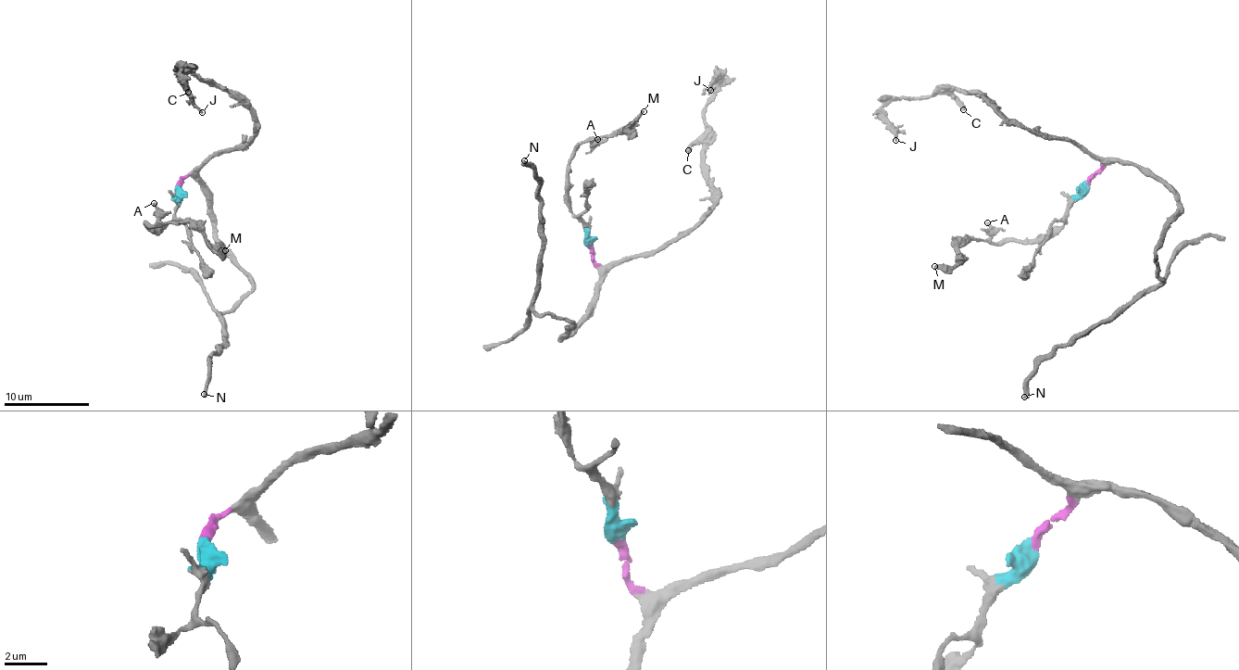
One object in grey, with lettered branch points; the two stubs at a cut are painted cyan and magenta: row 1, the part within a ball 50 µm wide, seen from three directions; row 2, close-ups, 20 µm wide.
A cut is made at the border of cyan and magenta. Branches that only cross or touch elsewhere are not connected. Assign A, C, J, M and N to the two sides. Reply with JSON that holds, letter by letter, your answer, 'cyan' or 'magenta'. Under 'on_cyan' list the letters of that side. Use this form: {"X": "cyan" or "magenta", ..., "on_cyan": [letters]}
{"A": "cyan", "C": "magenta", "J": "magenta", "M": "cyan", "N": "magenta", "on_cyan": ["A", "M"]}

